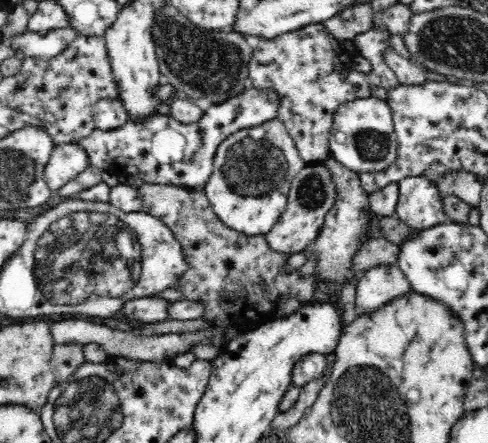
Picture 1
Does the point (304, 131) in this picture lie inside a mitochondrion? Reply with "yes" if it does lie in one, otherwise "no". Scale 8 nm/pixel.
no

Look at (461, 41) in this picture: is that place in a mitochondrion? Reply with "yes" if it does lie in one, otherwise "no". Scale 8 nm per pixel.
yes

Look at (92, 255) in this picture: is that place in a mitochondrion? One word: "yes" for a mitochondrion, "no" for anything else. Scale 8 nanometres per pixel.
yes

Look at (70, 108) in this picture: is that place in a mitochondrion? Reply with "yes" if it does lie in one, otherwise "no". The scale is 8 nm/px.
no

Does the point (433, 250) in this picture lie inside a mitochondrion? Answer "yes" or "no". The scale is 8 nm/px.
no

